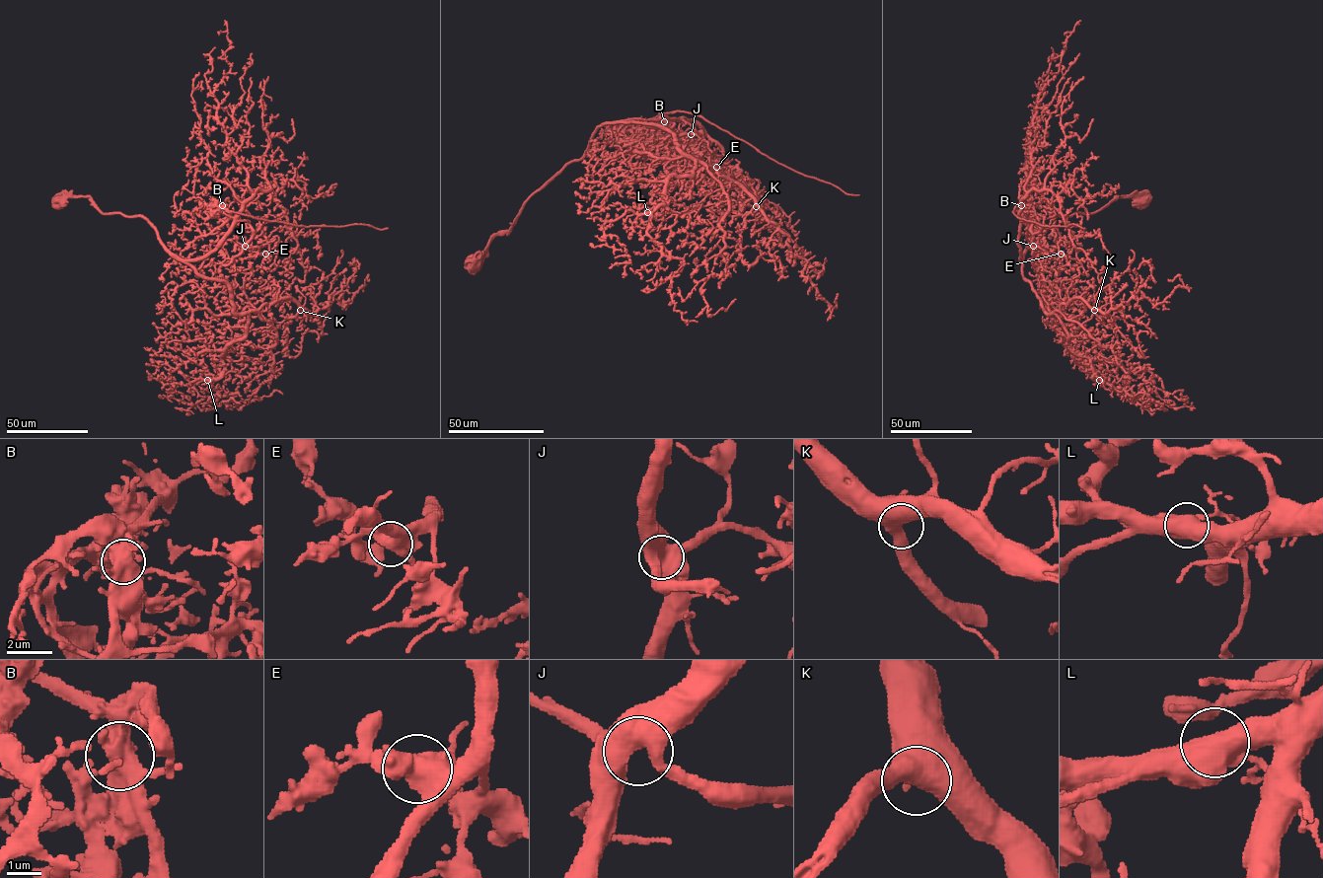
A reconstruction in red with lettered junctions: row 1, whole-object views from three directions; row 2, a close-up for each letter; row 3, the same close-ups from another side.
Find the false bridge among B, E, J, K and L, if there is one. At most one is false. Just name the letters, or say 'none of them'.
B

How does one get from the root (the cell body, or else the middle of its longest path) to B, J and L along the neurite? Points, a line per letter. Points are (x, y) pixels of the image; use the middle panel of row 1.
B: (473, 263), (492, 238), (511, 229), (533, 194), (583, 156), (601, 124), (664, 121)
J: (473, 263), (492, 238), (511, 229), (533, 194), (583, 156), (601, 124), (668, 116), (699, 133), (691, 134)
L: (473, 263), (606, 123), (665, 128), (695, 161), (692, 175), (669, 179), (666, 204), (647, 212)

